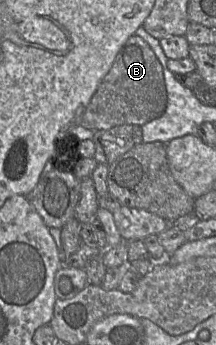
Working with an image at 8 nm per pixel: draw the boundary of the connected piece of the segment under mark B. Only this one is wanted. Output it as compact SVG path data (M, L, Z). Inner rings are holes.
M134 34L118 51L110 70L92 95L82 121L90 123L94 130L108 130L123 124L142 126L159 118L167 105L163 67L148 43Z

